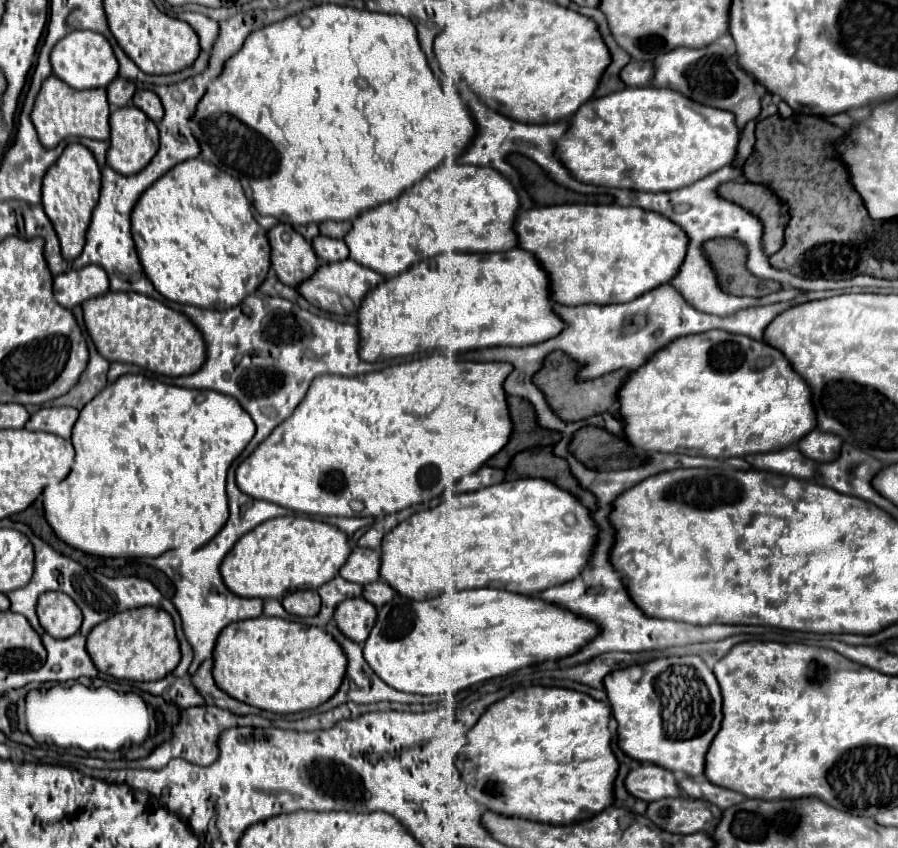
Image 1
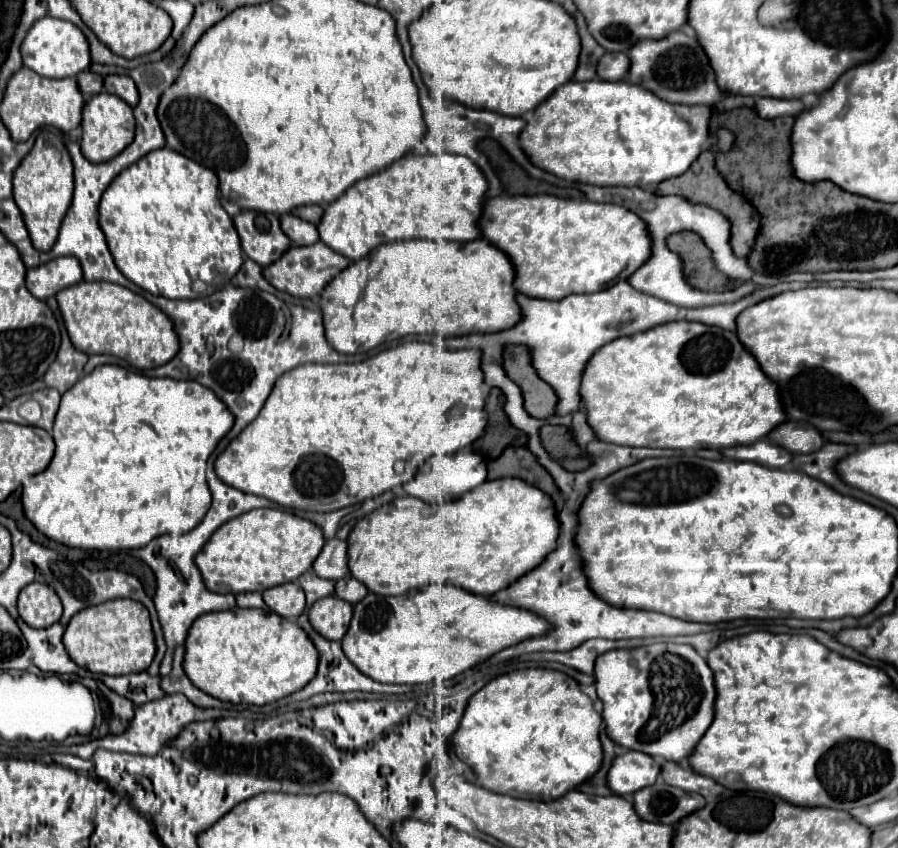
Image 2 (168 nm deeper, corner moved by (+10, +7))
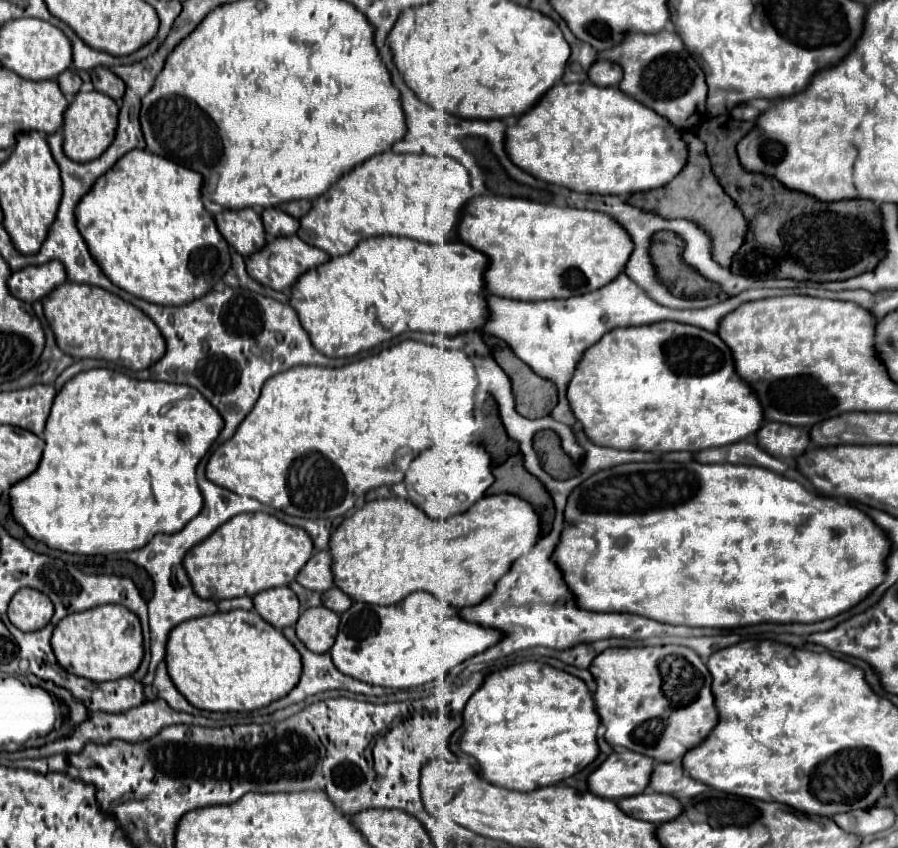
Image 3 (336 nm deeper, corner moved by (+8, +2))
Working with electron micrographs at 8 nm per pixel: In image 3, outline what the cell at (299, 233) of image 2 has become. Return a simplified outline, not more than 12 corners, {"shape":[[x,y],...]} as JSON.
{"shape":[[279,208],[261,212],[271,240],[295,236],[299,220]]}

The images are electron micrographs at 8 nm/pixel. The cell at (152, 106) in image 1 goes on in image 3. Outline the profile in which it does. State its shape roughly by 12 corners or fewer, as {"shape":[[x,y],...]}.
{"shape":[[109,68],[91,72],[97,92],[117,102],[123,98],[123,80]]}

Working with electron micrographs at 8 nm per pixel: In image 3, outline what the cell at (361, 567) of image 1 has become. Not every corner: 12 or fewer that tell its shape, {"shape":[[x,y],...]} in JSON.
{"shape":[[321,550],[297,574],[301,586],[324,592],[334,586],[331,554]]}

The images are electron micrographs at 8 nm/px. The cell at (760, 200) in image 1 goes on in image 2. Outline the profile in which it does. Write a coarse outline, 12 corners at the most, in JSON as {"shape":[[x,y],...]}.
{"shape":[[713,153],[679,177],[659,183],[655,195],[679,195],[723,213],[731,249],[749,255],[759,213],[731,191],[713,167]]}

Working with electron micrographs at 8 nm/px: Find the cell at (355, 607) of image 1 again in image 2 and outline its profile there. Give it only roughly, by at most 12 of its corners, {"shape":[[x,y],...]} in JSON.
{"shape":[[337,597],[311,605],[311,627],[339,641],[353,607]]}

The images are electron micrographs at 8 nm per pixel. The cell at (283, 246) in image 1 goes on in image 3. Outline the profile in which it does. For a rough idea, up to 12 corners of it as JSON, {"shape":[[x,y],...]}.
{"shape":[[227,210],[215,222],[229,246],[249,258],[267,244],[257,210]]}

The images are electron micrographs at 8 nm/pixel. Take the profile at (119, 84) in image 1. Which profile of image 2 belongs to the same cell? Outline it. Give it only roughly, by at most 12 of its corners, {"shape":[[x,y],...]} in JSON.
{"shape":[[81,71],[77,85],[83,99],[103,89],[103,77]]}

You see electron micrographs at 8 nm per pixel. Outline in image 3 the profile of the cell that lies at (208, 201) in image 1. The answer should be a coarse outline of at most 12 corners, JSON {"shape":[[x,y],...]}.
{"shape":[[131,150],[77,204],[105,276],[153,304],[231,268],[203,176]]}

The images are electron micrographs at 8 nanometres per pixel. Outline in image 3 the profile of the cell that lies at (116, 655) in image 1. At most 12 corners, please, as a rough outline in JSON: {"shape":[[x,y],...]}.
{"shape":[[119,604],[63,618],[51,646],[67,672],[131,676],[139,618]]}

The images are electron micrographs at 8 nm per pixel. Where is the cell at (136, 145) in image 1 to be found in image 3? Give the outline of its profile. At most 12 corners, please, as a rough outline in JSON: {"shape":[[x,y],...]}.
{"shape":[[77,94],[63,124],[65,154],[99,158],[115,138],[119,106]]}

